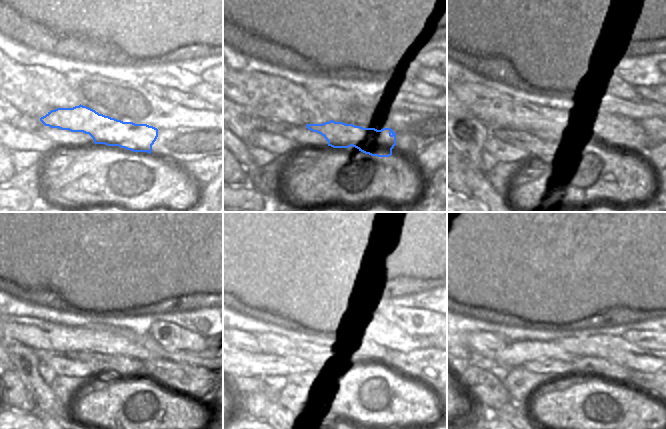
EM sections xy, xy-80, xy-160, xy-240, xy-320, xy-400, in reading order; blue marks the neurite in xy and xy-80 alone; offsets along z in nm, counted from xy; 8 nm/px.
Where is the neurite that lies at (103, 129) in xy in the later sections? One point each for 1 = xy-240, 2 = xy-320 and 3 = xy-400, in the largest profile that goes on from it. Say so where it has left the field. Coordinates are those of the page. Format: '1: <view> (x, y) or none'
1: xy-240 (202, 367)
2: xy-320 (426, 365)
3: xy-400 (650, 371)

